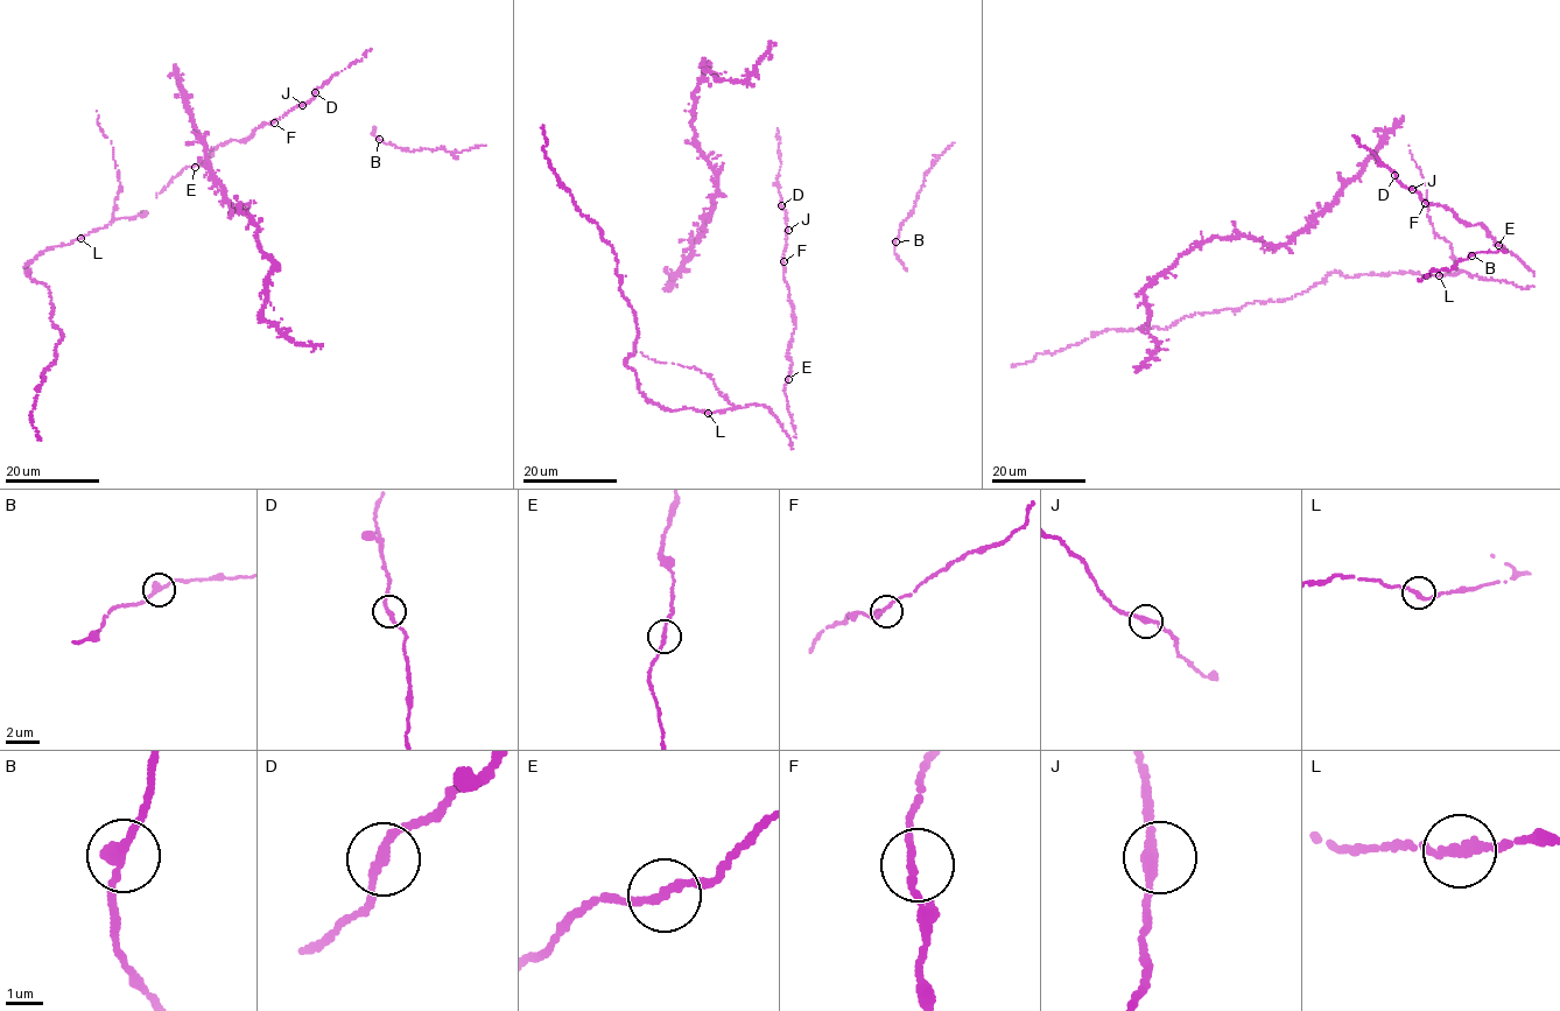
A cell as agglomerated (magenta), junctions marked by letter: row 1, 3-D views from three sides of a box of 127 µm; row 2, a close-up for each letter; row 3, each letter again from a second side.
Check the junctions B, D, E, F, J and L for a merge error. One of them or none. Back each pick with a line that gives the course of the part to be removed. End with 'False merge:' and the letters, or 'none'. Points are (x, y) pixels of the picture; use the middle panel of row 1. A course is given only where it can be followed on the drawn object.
False merge: none

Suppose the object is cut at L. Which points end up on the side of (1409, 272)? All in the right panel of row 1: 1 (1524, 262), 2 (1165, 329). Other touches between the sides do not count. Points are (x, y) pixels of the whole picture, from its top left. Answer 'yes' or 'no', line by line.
1: no
2: yes

